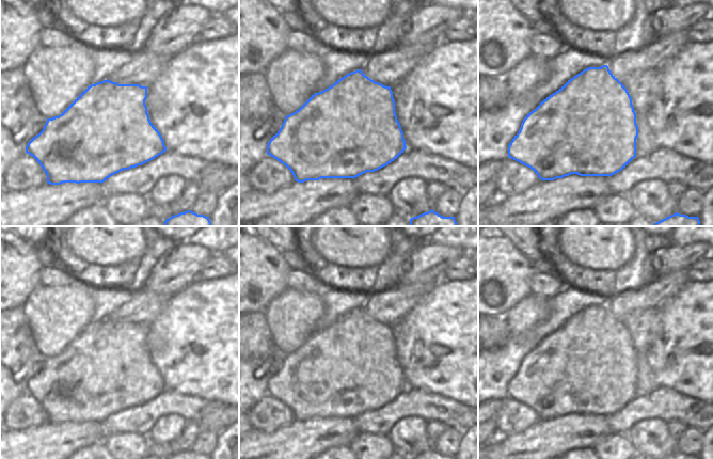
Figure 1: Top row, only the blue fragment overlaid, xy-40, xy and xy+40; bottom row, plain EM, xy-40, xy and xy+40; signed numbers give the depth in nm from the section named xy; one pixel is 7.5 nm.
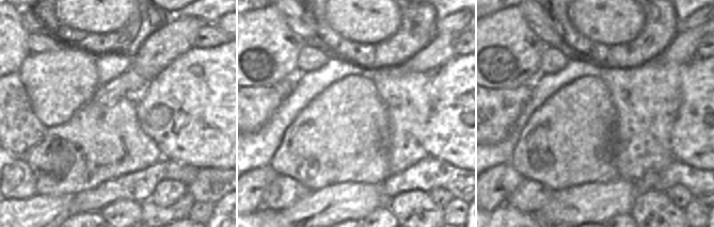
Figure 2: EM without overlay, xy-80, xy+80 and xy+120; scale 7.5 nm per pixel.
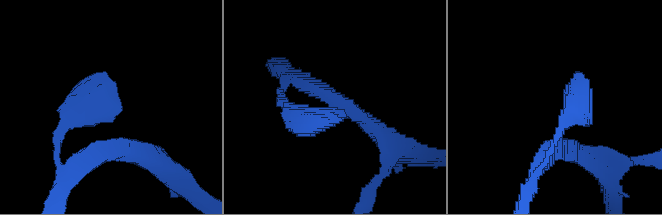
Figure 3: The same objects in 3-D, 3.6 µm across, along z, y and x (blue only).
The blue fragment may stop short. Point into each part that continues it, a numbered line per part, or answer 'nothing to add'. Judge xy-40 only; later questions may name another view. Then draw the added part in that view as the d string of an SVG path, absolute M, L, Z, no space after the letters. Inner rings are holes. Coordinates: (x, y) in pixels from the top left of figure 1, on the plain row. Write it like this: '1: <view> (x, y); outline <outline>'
nothing to add

